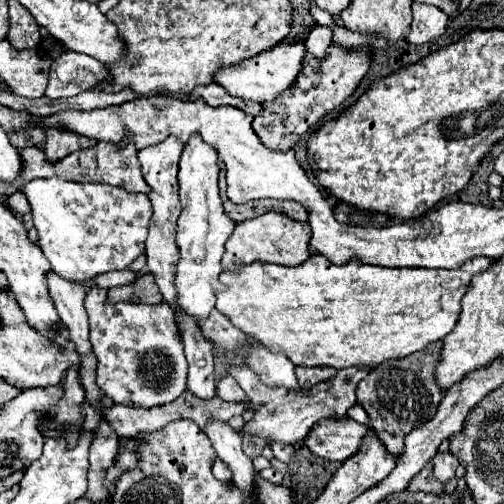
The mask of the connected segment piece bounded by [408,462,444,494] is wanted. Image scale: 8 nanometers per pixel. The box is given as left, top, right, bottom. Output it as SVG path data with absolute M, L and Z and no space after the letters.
M428 462L428 464L424 466L424 470L420 470L420 472L410 480L408 490L412 490L412 492L422 490L422 492L434 492L434 494L440 494L440 492L444 490L442 482L432 474L432 462Z

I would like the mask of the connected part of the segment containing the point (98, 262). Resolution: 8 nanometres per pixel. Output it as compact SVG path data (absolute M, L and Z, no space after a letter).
M62 178L32 180L22 188L32 206L34 226L40 234L38 244L52 264L52 270L70 282L86 282L98 274L110 270L128 268L140 254L144 254L144 242L148 236L148 222L152 218L152 204L146 194L126 192L124 188L110 184L80 184Z

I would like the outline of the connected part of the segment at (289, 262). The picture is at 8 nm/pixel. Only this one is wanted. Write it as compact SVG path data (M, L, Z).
M268 212L262 216L256 216L252 220L236 224L232 236L226 242L226 254L222 258L222 268L242 268L246 264L252 264L254 260L272 262L280 266L298 266L308 260L312 254L310 248L310 226L308 222L290 220L288 216L282 216L282 212Z

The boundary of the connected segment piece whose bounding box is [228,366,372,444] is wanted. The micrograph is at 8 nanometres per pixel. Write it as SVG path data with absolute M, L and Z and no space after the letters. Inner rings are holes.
M230 366L228 374L236 378L242 390L246 390L250 402L256 408L256 418L244 426L246 436L258 436L266 442L284 442L284 444L294 444L298 440L304 440L312 426L324 418L342 418L346 416L346 410L356 404L356 388L358 382L368 376L372 368L344 368L338 370L334 378L326 382L318 382L316 386L300 392L292 392L288 388L270 388L254 376L254 372L246 366Z

